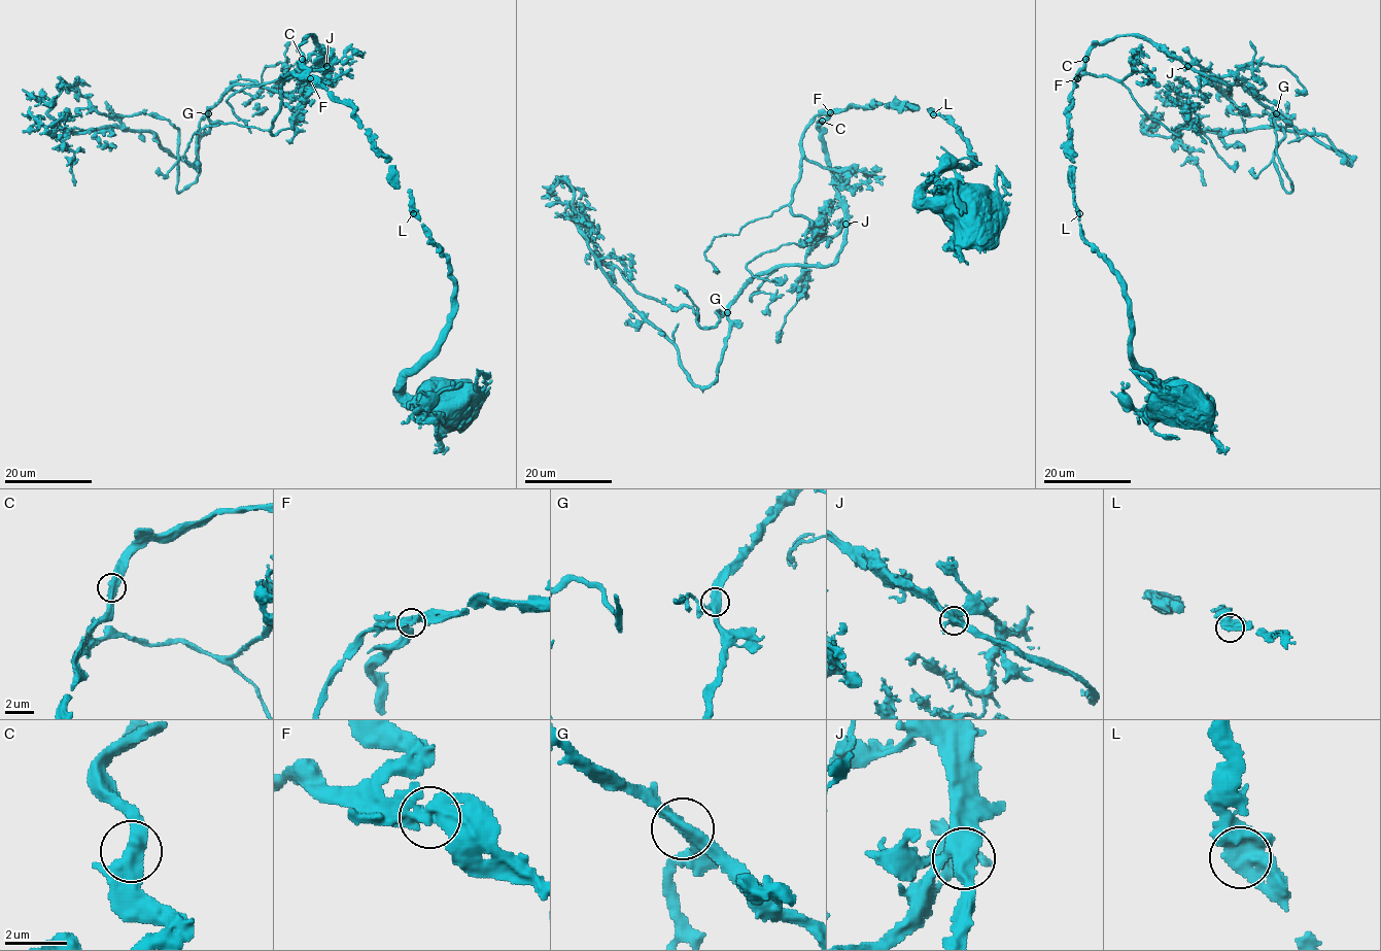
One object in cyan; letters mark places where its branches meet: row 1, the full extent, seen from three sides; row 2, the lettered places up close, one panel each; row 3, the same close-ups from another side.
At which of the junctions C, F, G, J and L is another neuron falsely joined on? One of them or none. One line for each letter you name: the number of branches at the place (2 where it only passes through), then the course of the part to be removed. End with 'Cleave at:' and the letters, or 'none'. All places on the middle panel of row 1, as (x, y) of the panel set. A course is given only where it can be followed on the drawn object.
Cleave at: none

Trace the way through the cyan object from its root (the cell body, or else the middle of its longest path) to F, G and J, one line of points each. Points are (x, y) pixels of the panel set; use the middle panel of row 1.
F: (950, 200), (942, 210), (923, 203), (924, 189), (942, 170), (974, 162), (947, 117), (874, 103), (829, 112)
G: (950, 200), (923, 203), (974, 162), (947, 117), (832, 109), (836, 260), (760, 272), (727, 312)
J: (950, 200), (923, 203), (942, 170), (974, 162), (947, 117), (832, 109), (820, 140), (846, 224)

